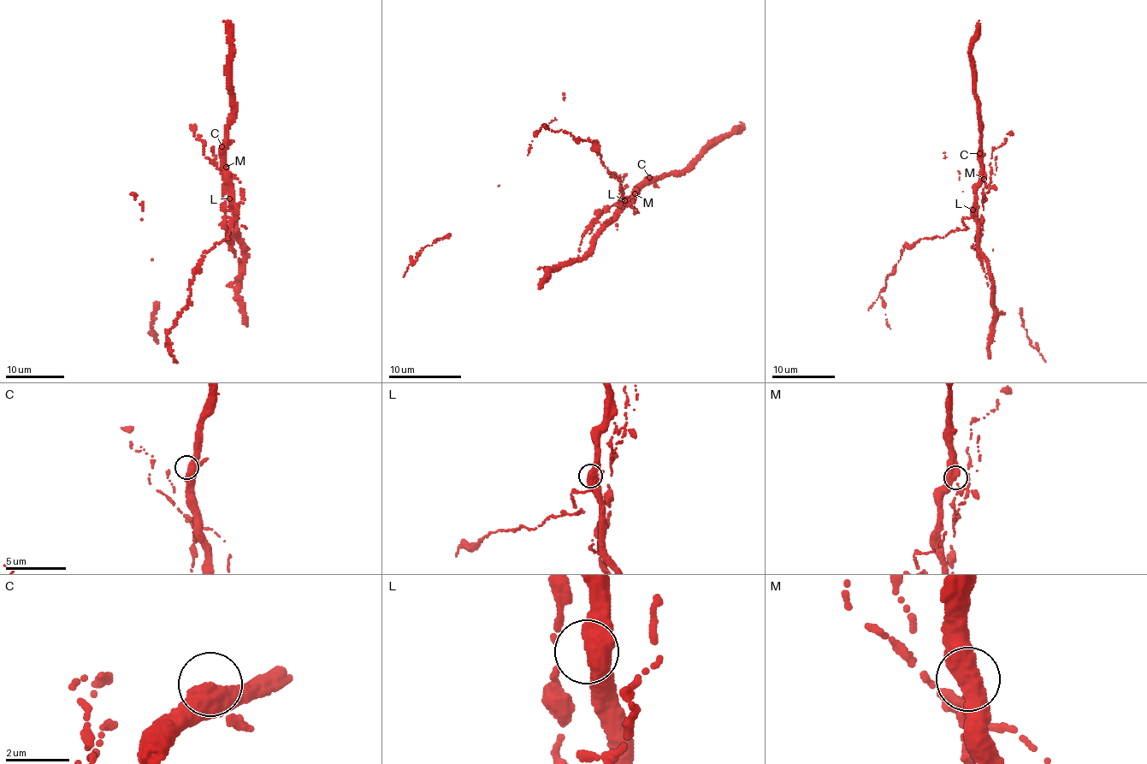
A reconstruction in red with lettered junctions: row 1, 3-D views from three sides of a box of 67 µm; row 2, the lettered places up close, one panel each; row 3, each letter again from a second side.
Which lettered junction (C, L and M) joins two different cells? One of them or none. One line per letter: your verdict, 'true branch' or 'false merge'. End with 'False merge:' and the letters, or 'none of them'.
C: true branch
L: true branch
M: false merge
False merge: M

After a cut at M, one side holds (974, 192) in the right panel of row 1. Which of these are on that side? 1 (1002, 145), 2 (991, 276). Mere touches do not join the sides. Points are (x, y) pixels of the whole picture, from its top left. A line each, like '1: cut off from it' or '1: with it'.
1: cut off from it
2: with it

